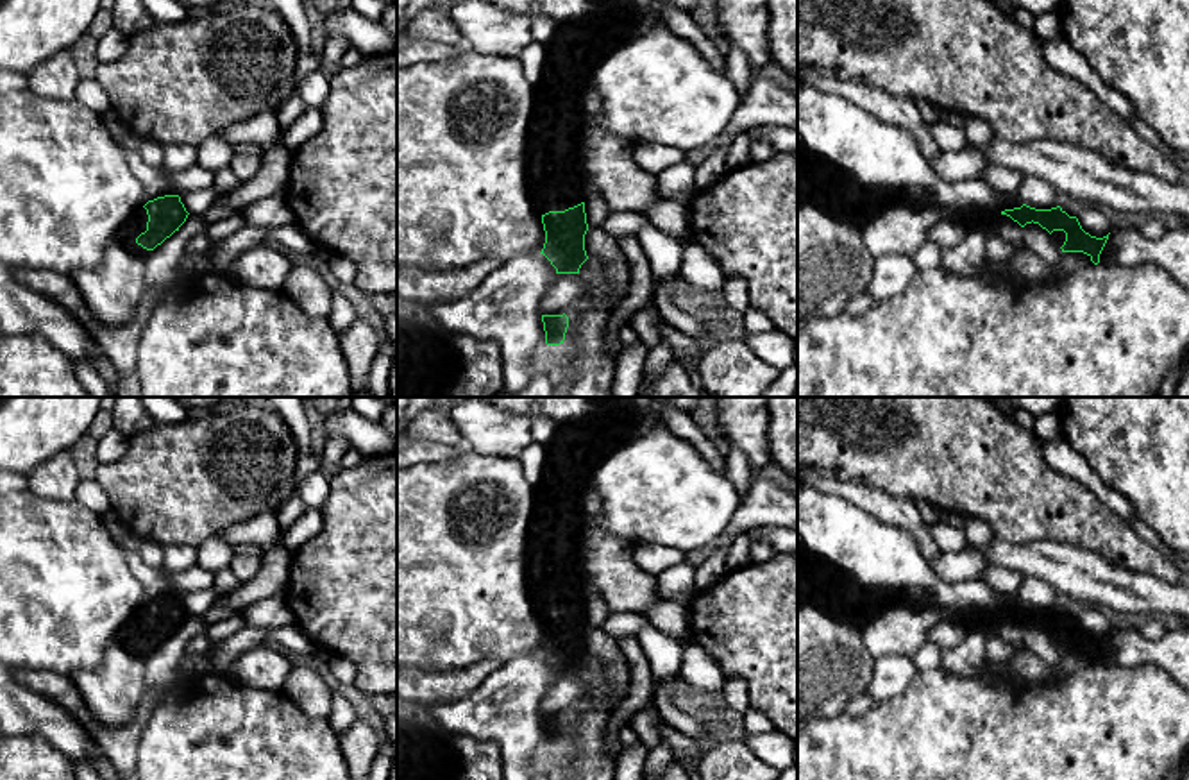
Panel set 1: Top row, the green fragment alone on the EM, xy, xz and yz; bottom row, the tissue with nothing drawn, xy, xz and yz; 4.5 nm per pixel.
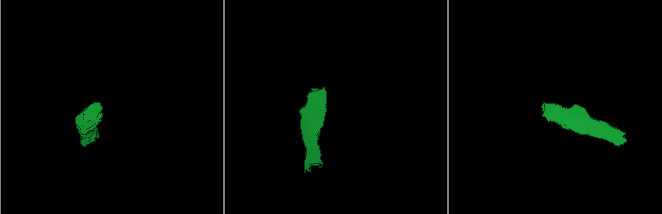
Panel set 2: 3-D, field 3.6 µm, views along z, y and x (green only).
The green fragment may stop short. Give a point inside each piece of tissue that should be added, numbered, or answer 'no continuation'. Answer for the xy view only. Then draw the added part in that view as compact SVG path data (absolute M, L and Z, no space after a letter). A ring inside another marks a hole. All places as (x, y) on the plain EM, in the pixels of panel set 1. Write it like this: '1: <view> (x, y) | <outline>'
1: xy (136, 625) | M145 608L134 612L134 615L120 628L114 642L125 648L129 653L147 658L152 651L136 644L136 639L147 632L148 615Z

